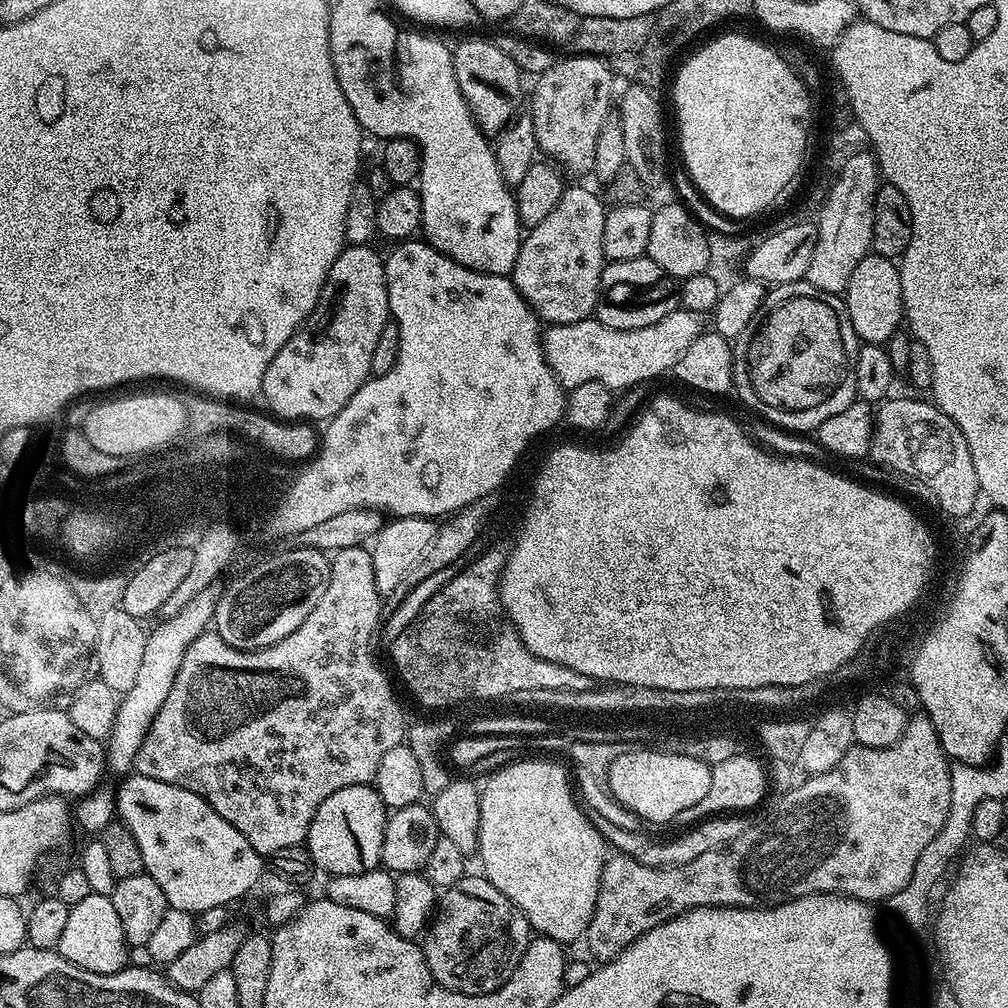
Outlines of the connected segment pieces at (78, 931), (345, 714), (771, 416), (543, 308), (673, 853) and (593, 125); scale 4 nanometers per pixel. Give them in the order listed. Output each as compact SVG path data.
M92 892L82 898L82 902L71 905L70 918L62 930L62 942L58 949L62 958L74 962L74 966L82 970L90 970L90 974L114 974L121 972L128 964L129 947L111 896Z
M367 547L347 548L338 550L331 557L328 565L328 581L322 598L306 614L302 626L294 630L294 634L286 634L282 642L271 644L268 648L260 648L257 652L240 652L232 648L209 630L202 633L186 650L182 658L182 666L178 670L178 678L174 678L174 686L170 694L166 694L166 702L162 702L162 710L154 718L146 738L136 755L134 772L137 776L146 778L158 778L158 782L170 782L174 786L182 786L182 790L190 790L208 803L219 816L226 818L254 850L258 850L261 856L271 858L278 850L286 850L286 846L304 844L308 838L308 827L322 802L330 798L338 790L346 786L358 786L359 784L372 784L378 774L378 766L388 751L401 747L406 740L406 723L404 724L404 712L392 693L392 684L384 677L382 669L376 665L372 652L368 649L368 643L376 632L376 623L380 620L380 600L382 594L376 585L376 571L372 561L371 551Z
M805 279L795 280L789 284L775 285L765 295L760 311L746 326L746 330L742 330L742 334L737 336L734 341L732 349L732 383L735 395L740 395L741 402L746 407L753 408L757 417L763 418L772 425L788 429L789 432L793 433L811 433L819 424L826 422L826 418L831 418L833 414L839 414L842 410L846 410L846 406L850 406L852 401L857 399L854 366L856 365L856 355L860 345L861 341L857 340L856 331L848 317L848 306L844 303L843 295L835 296L826 290L818 290L814 286L810 286Z
M565 187L554 210L551 210L538 225L529 227L520 241L518 262L514 262L514 270L510 278L522 294L524 301L531 306L532 311L545 325L586 320L596 311L600 279L606 263L602 250L602 230L606 226L608 213L605 201L601 200L588 188Z
M717 814L693 823L689 832L684 832L680 840L668 840L665 844L655 844L648 836L643 836L643 831L622 829L619 824L610 822L609 819L593 815L593 826L602 834L605 845L615 850L621 856L634 858L634 862L642 862L642 866L651 868L677 868L686 866L686 862L694 862L694 858L702 858L702 854L710 854L710 850L725 848L730 842L738 842L742 834L746 834L750 827L749 817L744 814Z
M577 54L571 57L555 61L550 69L535 77L530 115L539 151L565 173L584 176L592 172L598 132L610 118L608 111L614 108L614 75L609 63L601 57Z

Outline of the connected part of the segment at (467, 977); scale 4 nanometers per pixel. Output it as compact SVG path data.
M466 874L439 893L438 907L427 925L422 947L430 974L441 986L481 996L498 990L514 974L529 939L528 920L518 906L483 875Z

